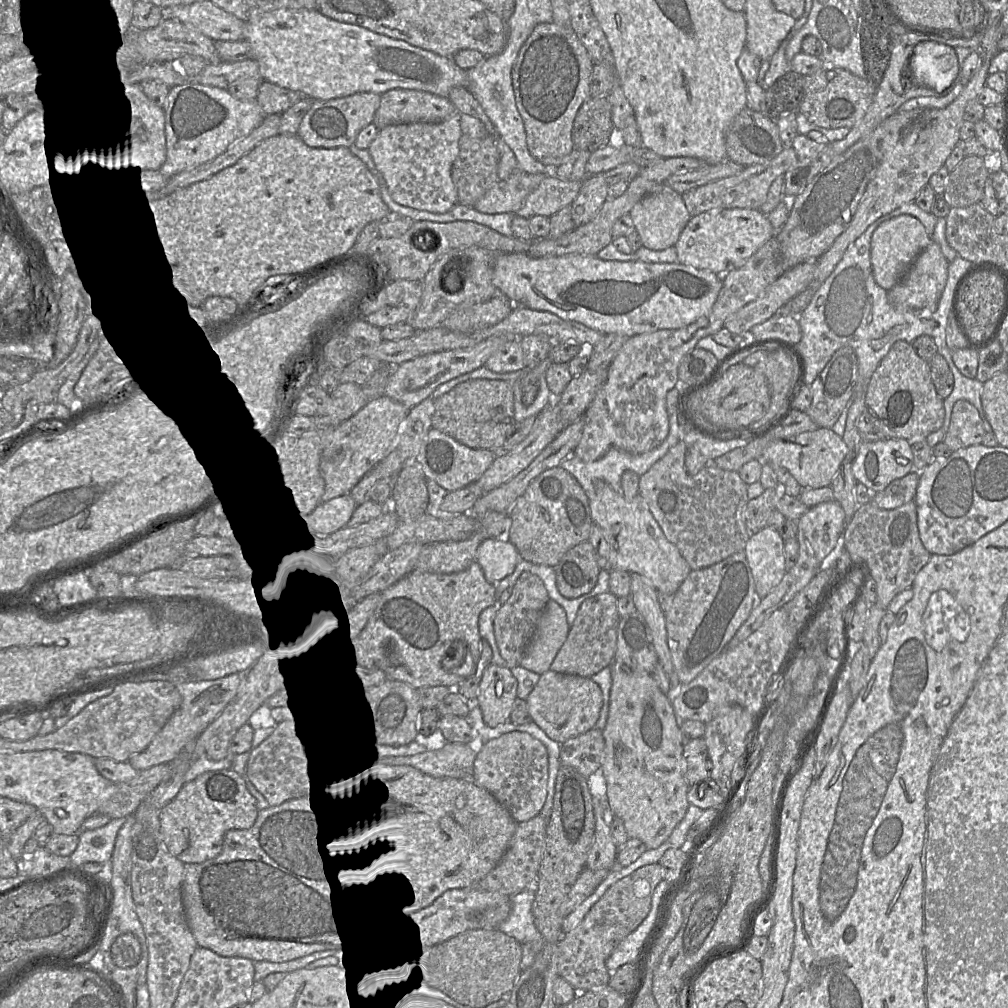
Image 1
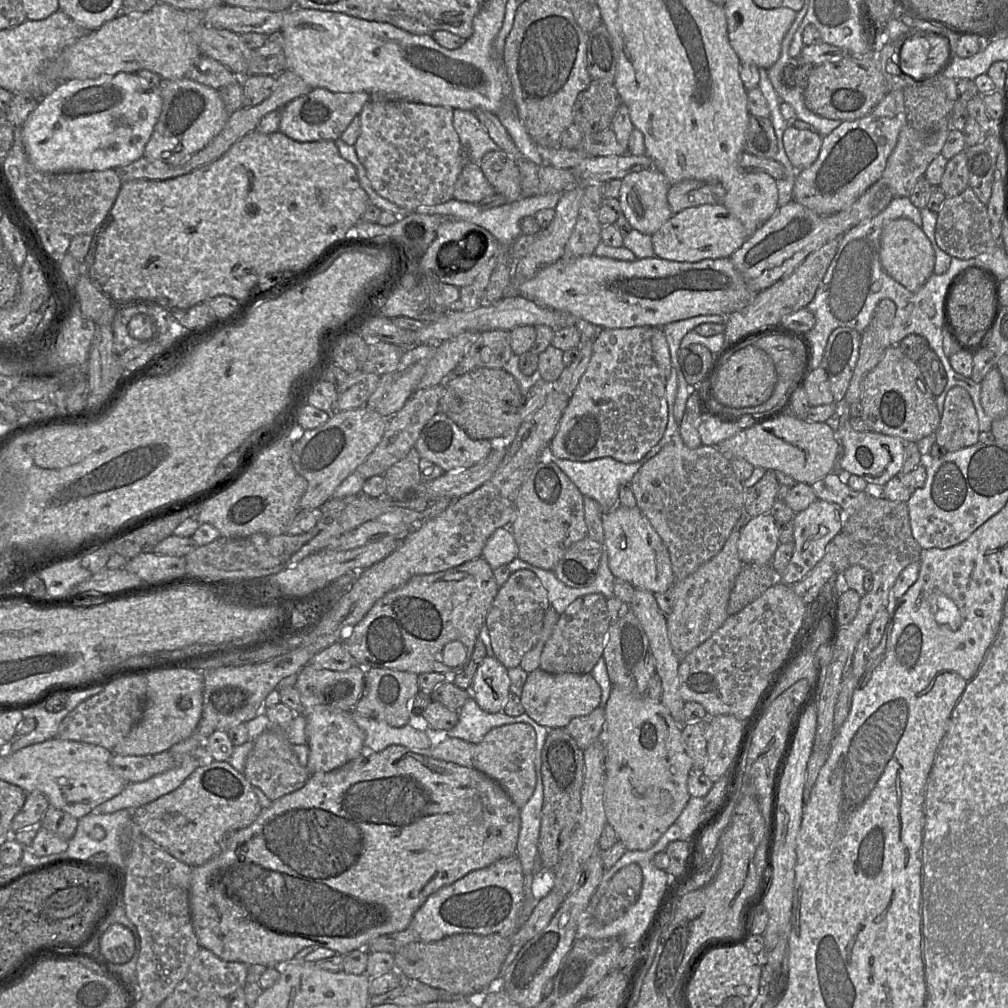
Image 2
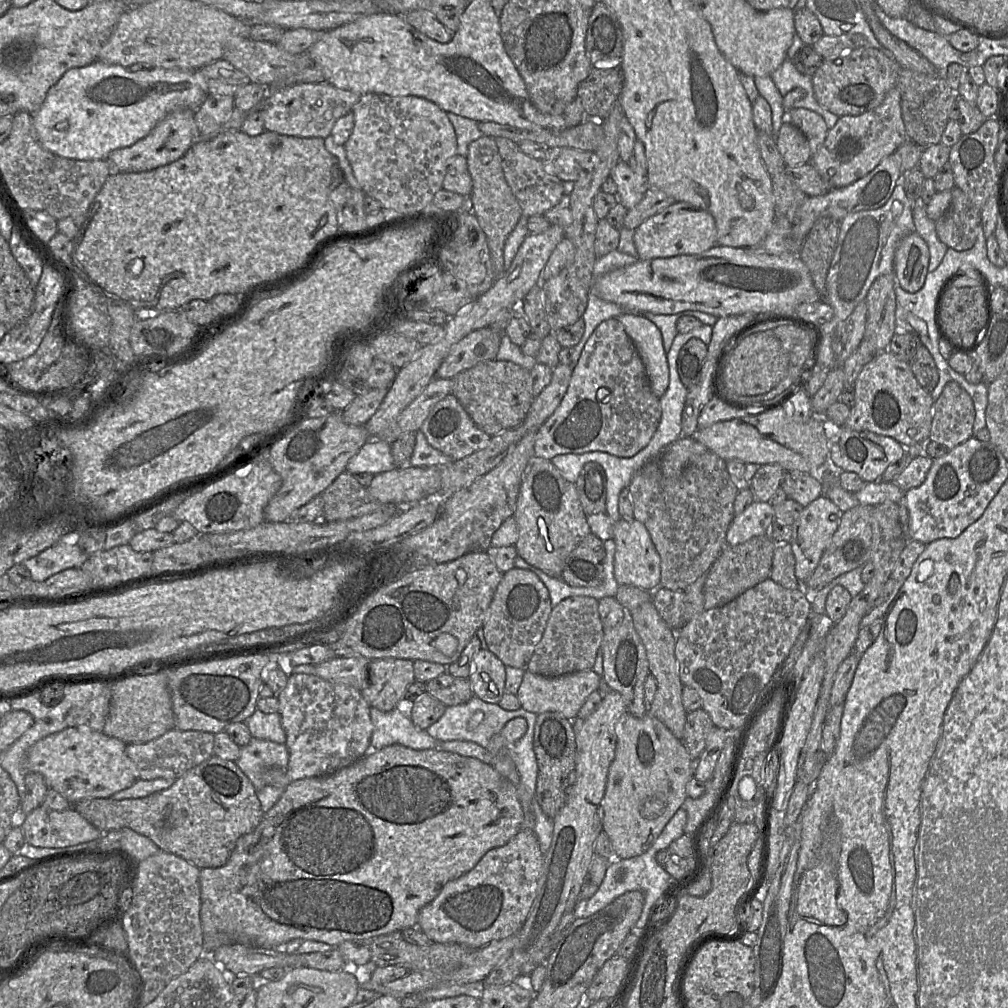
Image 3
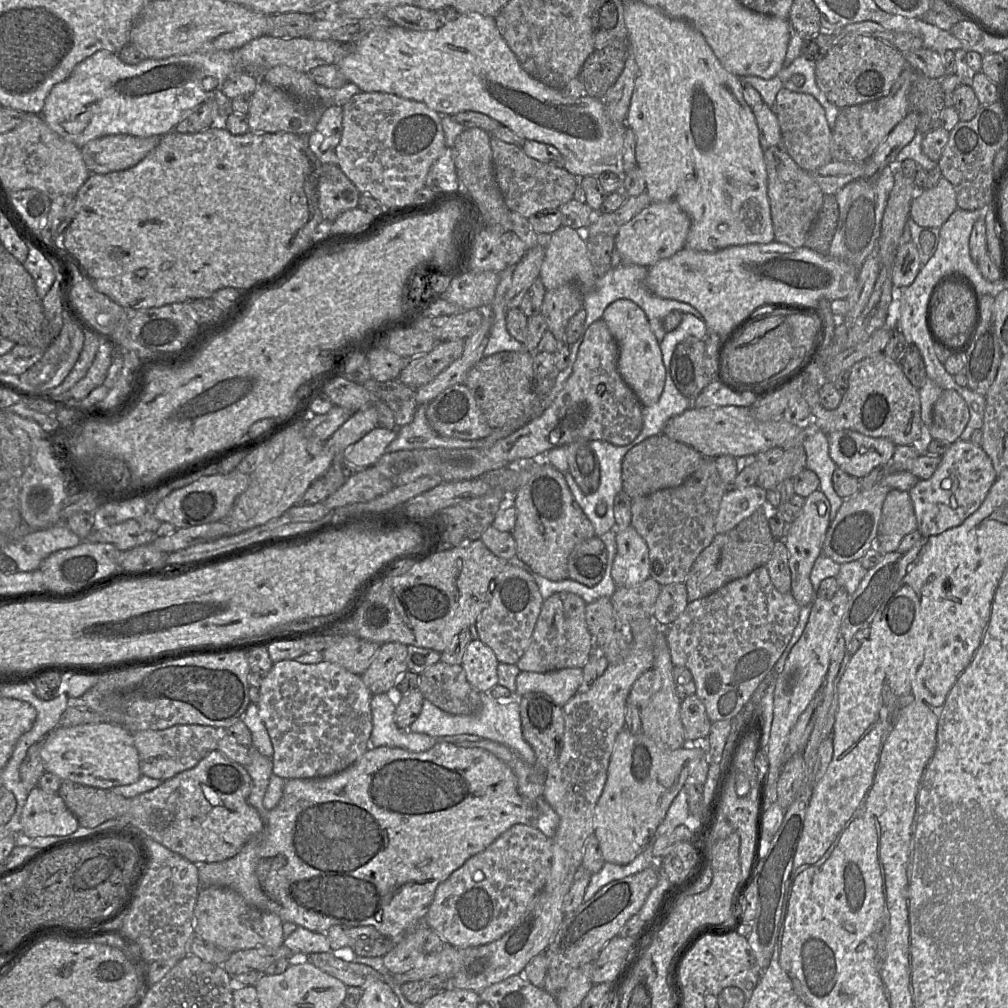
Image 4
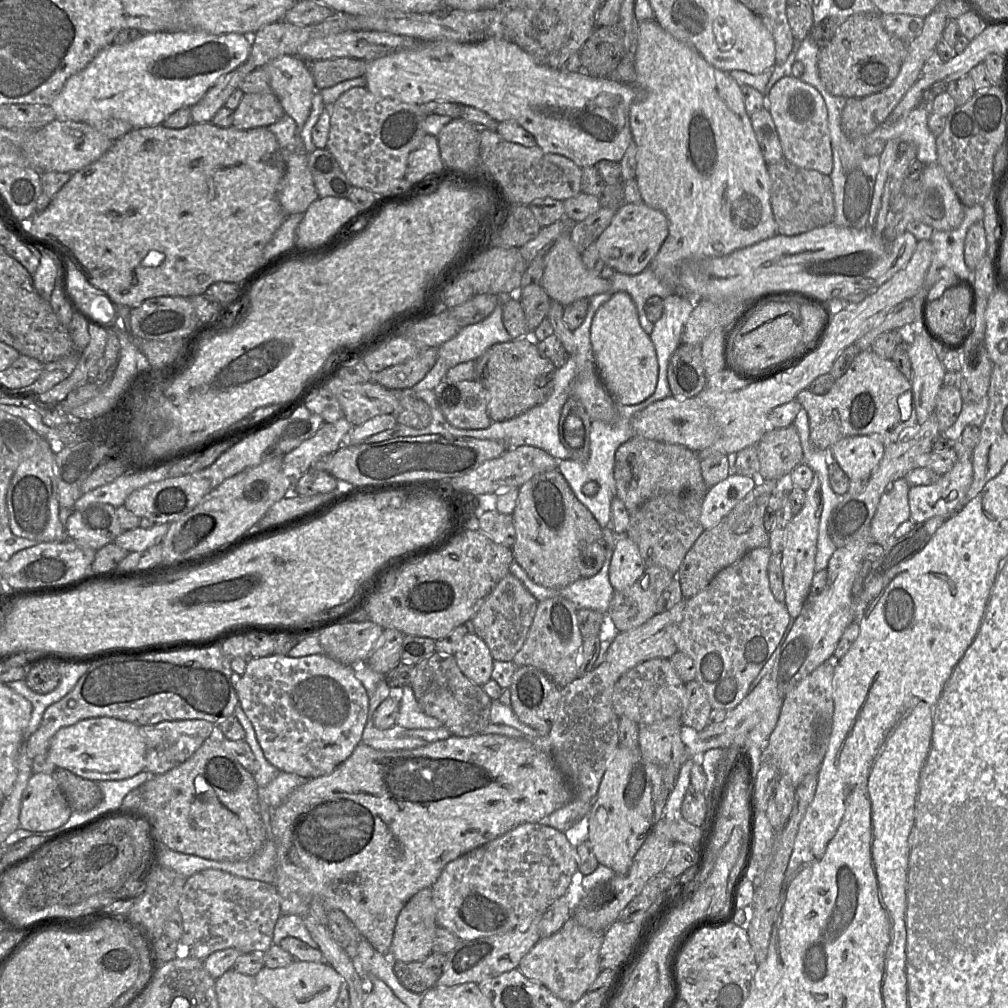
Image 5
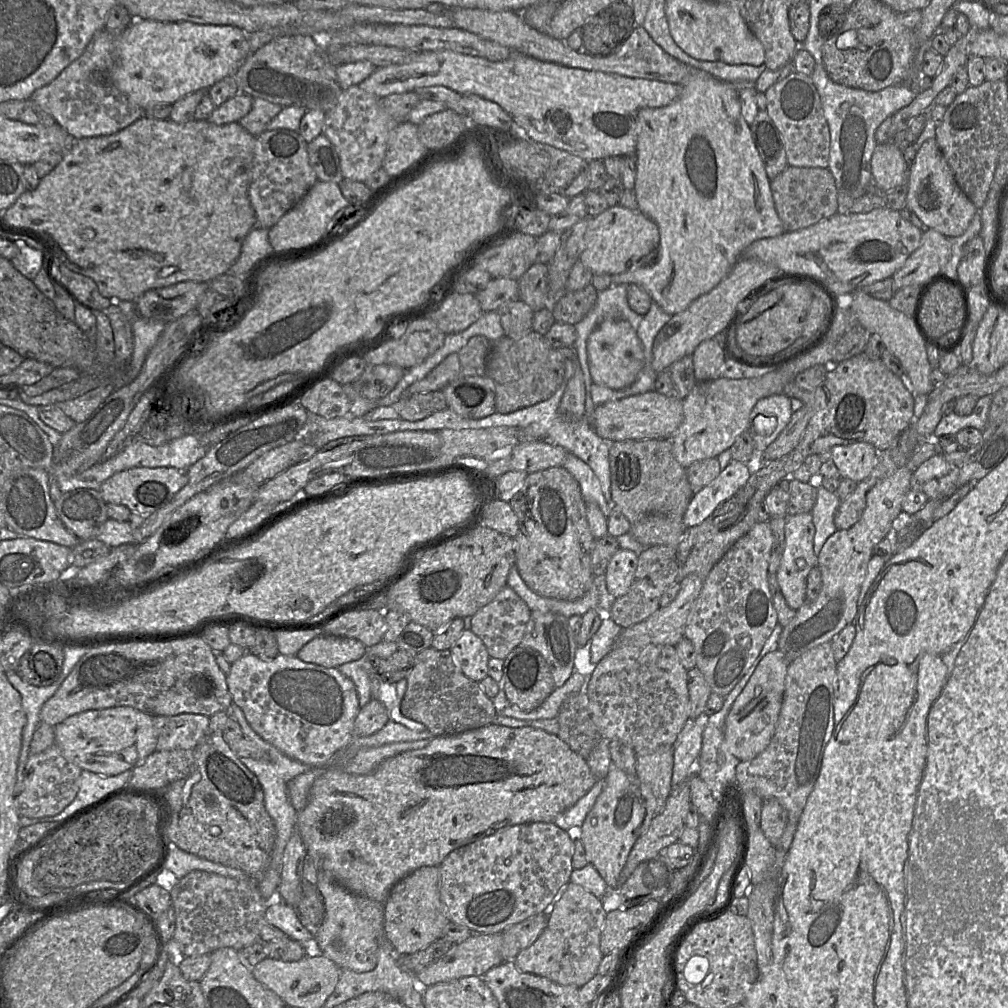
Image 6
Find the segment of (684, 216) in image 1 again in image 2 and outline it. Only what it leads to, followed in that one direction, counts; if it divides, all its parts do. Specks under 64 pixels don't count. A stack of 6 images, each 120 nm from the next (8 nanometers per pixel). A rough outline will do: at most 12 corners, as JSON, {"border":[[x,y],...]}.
{"border":[[658,170],[621,179],[618,201],[632,229],[652,236],[673,216]]}

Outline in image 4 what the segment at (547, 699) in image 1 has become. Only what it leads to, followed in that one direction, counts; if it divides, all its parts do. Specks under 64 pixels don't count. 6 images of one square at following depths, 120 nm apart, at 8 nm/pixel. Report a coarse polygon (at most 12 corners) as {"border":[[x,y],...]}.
{"border":[[582,668],[520,672],[516,695],[549,696],[563,707],[583,680]]}

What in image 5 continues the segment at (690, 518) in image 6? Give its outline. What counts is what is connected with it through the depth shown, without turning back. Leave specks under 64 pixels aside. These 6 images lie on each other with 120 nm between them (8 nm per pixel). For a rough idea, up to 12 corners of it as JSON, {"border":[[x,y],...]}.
{"border":[[731,473],[709,487],[701,508],[714,528],[757,484]]}

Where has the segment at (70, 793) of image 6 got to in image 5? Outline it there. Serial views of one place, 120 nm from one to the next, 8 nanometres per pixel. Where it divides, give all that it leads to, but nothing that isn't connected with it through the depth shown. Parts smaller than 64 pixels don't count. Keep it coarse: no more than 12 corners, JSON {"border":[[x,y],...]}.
{"border":[[32,773],[20,826],[56,830],[71,812],[54,776]]}

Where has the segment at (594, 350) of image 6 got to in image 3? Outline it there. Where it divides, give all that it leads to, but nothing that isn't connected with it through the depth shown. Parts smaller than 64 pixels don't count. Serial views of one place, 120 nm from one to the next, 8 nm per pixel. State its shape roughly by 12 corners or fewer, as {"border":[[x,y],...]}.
{"border":[[644,314],[618,320],[660,399],[670,375],[660,329]]}

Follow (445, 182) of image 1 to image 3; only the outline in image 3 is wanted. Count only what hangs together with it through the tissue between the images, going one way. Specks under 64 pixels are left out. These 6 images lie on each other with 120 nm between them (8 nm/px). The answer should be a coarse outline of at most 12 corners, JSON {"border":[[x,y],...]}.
{"border":[[416,96],[353,106],[344,147],[365,195],[415,216],[457,154],[447,113]]}

